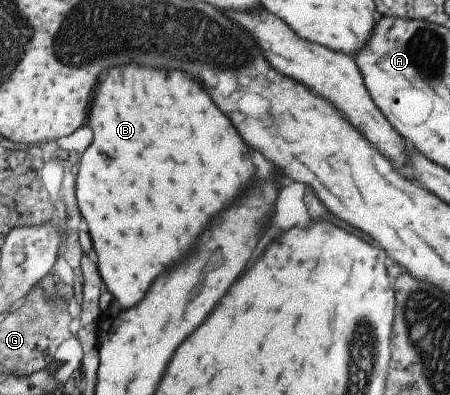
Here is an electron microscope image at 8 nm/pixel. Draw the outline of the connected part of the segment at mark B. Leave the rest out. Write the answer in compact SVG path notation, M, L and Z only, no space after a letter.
M136 64L108 68L108 74L104 74L102 82L98 84L94 104L92 104L90 116L88 116L88 126L90 126L94 138L78 160L80 164L78 164L78 178L75 178L74 189L76 204L78 204L82 218L88 224L88 234L90 234L92 248L96 254L97 271L101 282L106 284L108 292L122 308L130 308L142 298L142 294L148 288L150 278L154 274L162 272L162 266L168 264L170 258L174 258L174 262L176 262L186 252L190 252L192 240L196 240L196 236L206 228L210 218L216 212L220 212L226 204L230 204L234 200L234 196L238 196L238 192L252 180L254 166L250 162L248 148L244 146L244 142L240 140L240 136L236 134L236 130L228 122L228 118L224 114L220 114L220 110L214 106L214 102L208 98L208 94L204 94L204 90L200 88L200 84L196 80L192 80L188 74L178 72L178 70L154 70L154 68L136 66Z

